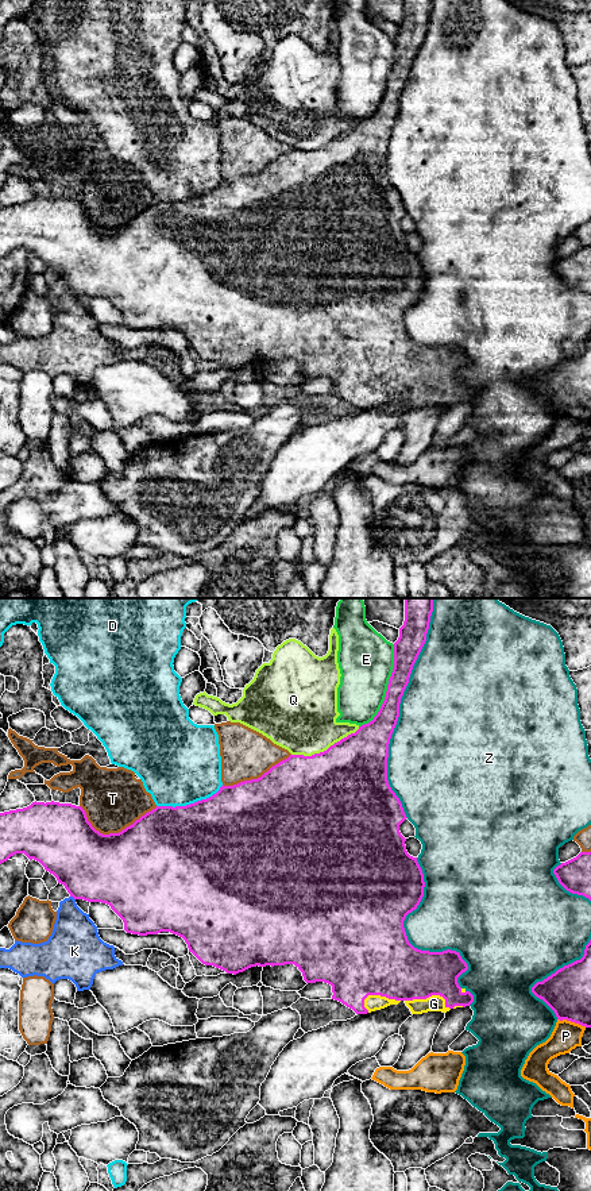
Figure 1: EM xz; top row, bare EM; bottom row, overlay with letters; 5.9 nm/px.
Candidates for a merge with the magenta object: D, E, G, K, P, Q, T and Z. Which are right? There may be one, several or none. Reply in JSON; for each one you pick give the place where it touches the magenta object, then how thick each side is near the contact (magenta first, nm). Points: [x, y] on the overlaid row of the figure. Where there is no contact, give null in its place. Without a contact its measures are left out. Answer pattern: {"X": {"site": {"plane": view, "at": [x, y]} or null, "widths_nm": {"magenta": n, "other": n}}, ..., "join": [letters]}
{"G": {"site": {"plane": "xz", "at": [429, 995]}, "widths_nm": {"magenta": 340, "other": 100}}, "join": ["G"]}

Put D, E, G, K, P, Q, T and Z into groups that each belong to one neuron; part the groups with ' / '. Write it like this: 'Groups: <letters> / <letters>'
Groups: D / E / G / K / P / Q / T / Z

